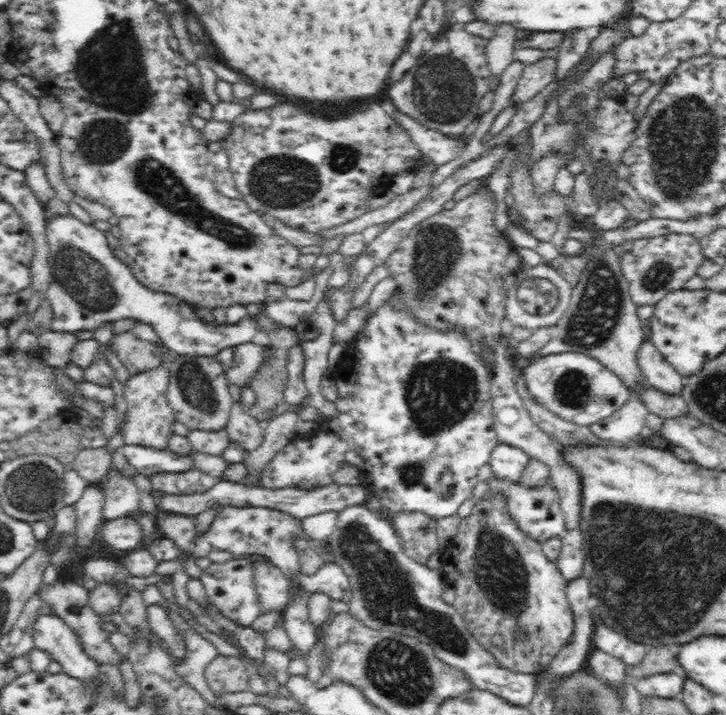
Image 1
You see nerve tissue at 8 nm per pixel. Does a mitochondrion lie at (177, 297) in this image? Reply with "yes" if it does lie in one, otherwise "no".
no

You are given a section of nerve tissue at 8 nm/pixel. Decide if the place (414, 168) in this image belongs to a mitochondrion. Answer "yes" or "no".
no

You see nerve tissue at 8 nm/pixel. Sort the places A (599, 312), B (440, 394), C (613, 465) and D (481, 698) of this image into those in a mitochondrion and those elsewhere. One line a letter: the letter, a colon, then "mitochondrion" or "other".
A: mitochondrion
B: mitochondrion
C: other
D: other

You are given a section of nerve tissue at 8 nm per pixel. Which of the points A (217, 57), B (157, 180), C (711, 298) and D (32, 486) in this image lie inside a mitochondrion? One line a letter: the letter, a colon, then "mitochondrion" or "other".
A: other
B: mitochondrion
C: other
D: mitochondrion

